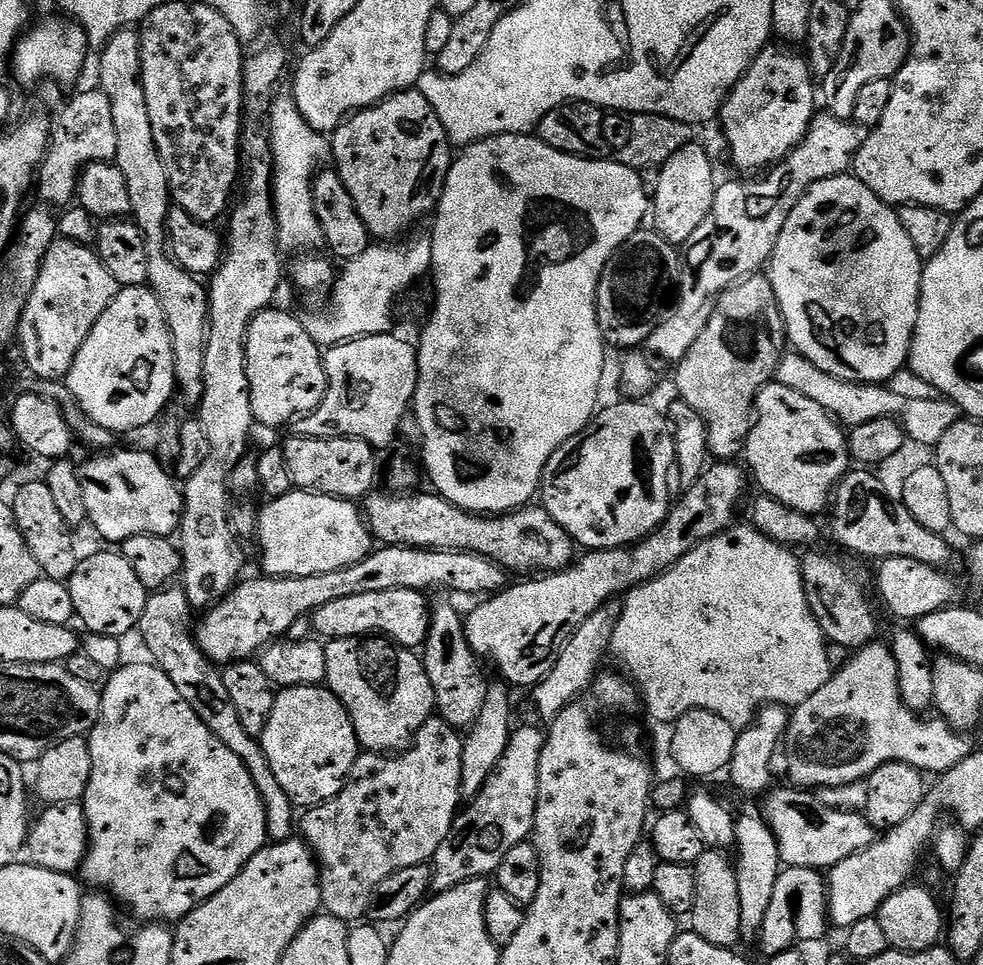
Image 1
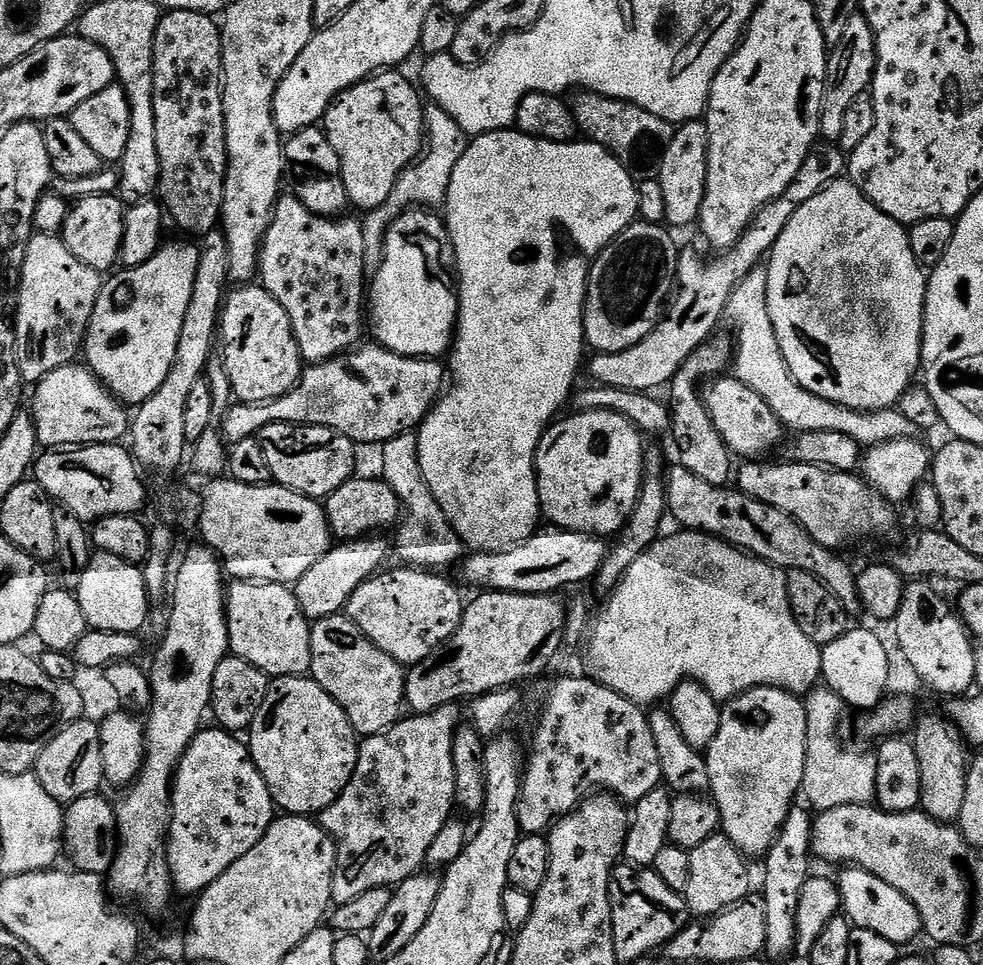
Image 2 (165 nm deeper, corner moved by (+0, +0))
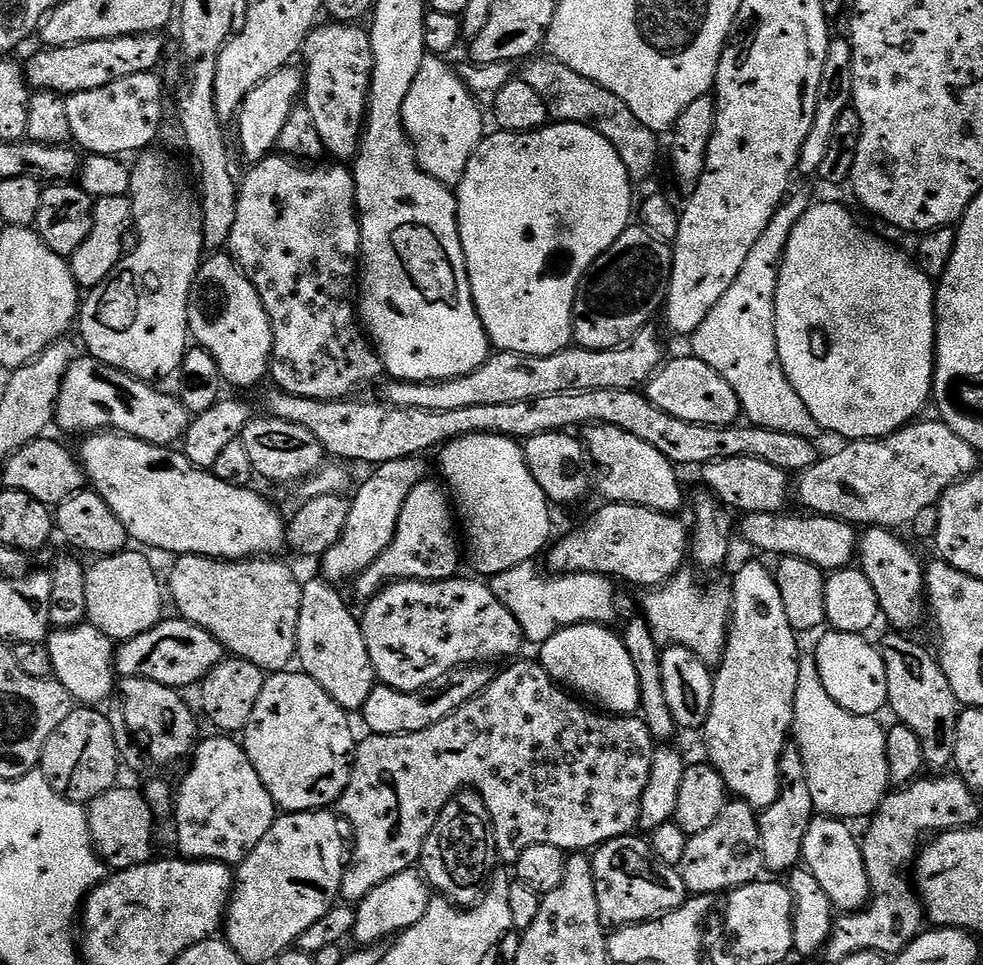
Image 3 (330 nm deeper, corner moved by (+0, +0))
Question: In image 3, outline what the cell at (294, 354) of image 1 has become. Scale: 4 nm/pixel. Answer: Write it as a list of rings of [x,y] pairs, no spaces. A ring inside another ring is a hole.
[[[212,254],[201,263],[188,299],[191,339],[218,362],[225,385],[252,388],[269,375],[272,367],[272,323],[258,290],[239,264],[228,254]]]

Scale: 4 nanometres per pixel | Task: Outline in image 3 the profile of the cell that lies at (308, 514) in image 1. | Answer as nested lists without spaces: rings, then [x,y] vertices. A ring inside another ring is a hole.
[[[111,430],[83,437],[78,459],[87,483],[118,514],[118,522],[126,526],[129,537],[137,545],[158,547],[177,557],[209,556],[215,560],[246,560],[280,554],[286,548],[286,520],[264,496],[252,492],[251,487],[239,488],[222,482],[210,470],[195,468],[183,451],[169,446],[159,448],[133,436]]]

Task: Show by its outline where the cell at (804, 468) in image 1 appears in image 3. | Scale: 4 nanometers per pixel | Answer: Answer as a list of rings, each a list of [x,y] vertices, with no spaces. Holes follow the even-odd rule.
[[[691,354],[671,360],[669,359],[646,385],[648,400],[654,402],[658,410],[686,422],[709,424],[715,428],[723,428],[741,419],[740,403],[734,390],[730,390],[730,382],[726,382],[726,378],[710,370],[706,362]]]

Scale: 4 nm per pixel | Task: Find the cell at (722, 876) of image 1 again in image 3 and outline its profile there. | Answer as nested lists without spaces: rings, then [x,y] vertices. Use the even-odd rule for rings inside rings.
[[[729,799],[714,826],[688,838],[678,871],[689,893],[694,896],[727,894],[747,884],[755,884],[766,872],[757,809],[745,800]]]

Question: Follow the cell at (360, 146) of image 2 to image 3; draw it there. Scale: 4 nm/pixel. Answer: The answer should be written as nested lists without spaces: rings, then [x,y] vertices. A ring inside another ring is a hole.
[[[327,23],[313,28],[302,49],[305,64],[302,68],[302,104],[314,118],[314,127],[318,130],[318,138],[322,138],[325,153],[337,161],[348,162],[355,157],[360,146],[368,111],[368,91],[372,85],[374,50],[371,35],[355,23]]]

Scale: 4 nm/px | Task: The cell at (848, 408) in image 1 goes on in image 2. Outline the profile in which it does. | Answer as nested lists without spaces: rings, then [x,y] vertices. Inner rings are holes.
[[[761,266],[750,270],[742,282],[733,290],[732,297],[728,303],[726,313],[727,323],[732,323],[732,328],[736,331],[736,344],[734,340],[734,376],[754,394],[758,394],[774,410],[774,414],[780,419],[780,423],[785,429],[793,433],[798,432],[821,432],[822,430],[834,430],[838,434],[846,434],[849,438],[854,438],[854,442],[863,446],[865,449],[872,448],[876,444],[885,444],[886,442],[898,442],[899,440],[915,440],[916,424],[908,416],[903,416],[900,410],[896,408],[883,408],[878,412],[858,412],[853,408],[838,406],[834,402],[826,402],[826,398],[818,398],[818,394],[810,394],[797,380],[792,377],[790,370],[786,366],[786,358],[778,346],[778,338],[774,334],[774,322],[770,322],[768,313],[768,270]]]

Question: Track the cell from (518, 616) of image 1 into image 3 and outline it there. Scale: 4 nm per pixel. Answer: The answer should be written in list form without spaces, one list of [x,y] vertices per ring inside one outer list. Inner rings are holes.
[[[461,666],[448,675],[417,692],[399,692],[377,683],[370,690],[370,698],[366,698],[362,709],[364,724],[373,736],[401,736],[418,730],[426,730],[442,718],[446,718],[454,710],[458,710],[475,696],[479,696],[492,683],[493,673],[488,673],[484,666]]]

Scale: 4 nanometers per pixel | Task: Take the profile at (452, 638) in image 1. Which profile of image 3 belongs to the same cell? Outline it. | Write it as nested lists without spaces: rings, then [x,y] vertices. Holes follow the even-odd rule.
[[[455,792],[422,846],[419,871],[443,899],[460,906],[475,906],[494,871],[492,863],[497,860],[496,825],[492,823],[490,810],[486,810],[486,802],[478,792]]]

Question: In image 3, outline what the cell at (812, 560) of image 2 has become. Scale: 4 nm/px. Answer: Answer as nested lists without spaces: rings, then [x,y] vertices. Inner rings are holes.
[[[593,424],[583,433],[582,443],[587,451],[591,467],[594,469],[594,484],[600,487],[605,501],[613,504],[637,504],[643,508],[649,508],[655,512],[666,512],[669,514],[679,513],[680,507],[685,507],[686,496],[680,489],[680,480],[676,477],[677,469],[650,442],[642,442],[642,438],[634,438],[634,434],[626,434],[618,426],[609,424]]]

